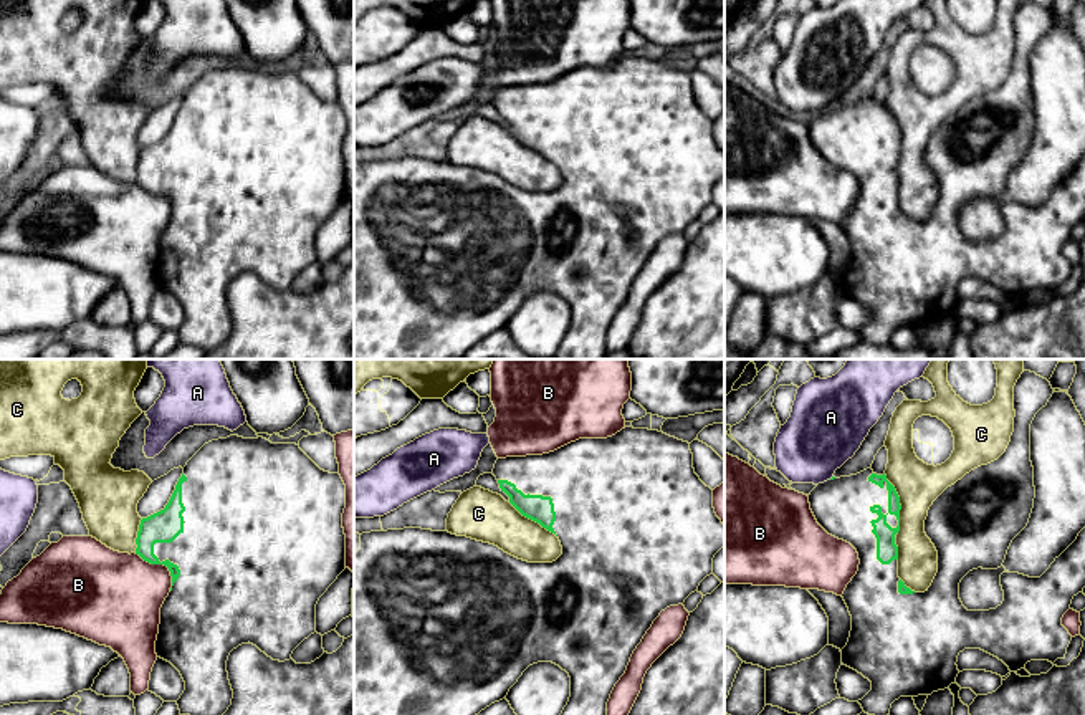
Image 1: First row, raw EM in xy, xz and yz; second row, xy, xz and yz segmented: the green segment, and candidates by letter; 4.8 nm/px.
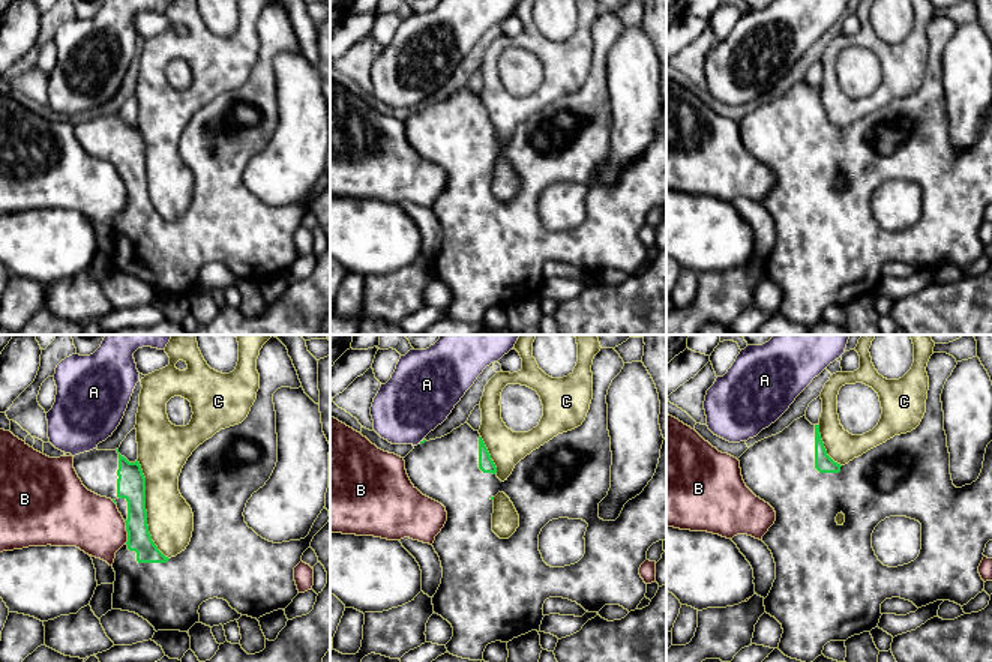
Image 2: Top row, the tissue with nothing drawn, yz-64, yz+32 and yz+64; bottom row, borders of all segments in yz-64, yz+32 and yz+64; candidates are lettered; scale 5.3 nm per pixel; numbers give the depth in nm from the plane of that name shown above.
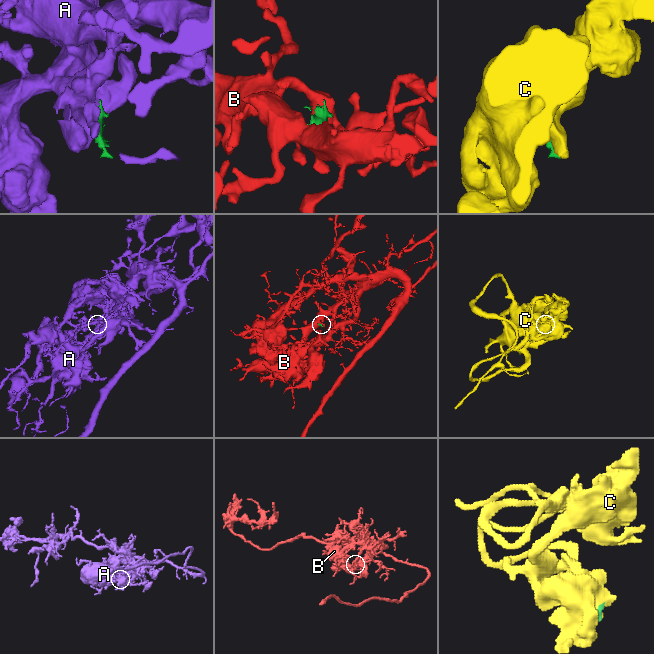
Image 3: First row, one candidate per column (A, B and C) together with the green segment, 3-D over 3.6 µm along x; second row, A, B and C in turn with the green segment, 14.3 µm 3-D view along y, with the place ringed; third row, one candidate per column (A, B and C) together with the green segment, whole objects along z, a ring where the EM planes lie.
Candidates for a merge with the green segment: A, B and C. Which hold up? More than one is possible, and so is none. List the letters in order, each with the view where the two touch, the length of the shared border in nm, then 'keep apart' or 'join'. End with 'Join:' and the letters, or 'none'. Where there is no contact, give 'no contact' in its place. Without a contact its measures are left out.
A: no contact; keep apart
B: contact in xy; length 260 nm; keep apart
C: contact in yz; length 300 nm; keep apart
Join: none

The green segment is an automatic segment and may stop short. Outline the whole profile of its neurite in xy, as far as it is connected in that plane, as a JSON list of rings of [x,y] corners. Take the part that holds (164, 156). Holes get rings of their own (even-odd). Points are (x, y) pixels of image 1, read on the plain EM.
[[[230,65],[205,73],[184,96],[175,119],[164,139],[142,147],[136,167],[136,184],[151,194],[164,194],[172,205],[172,220],[160,237],[160,253],[155,270],[157,286],[170,291],[182,305],[185,319],[177,329],[180,344],[197,346],[208,353],[222,346],[232,334],[233,319],[228,310],[227,290],[233,278],[253,273],[273,290],[289,290],[293,280],[316,262],[316,233],[327,217],[346,199],[346,164],[342,142],[346,137],[346,114],[339,103],[321,99],[296,73],[271,73],[270,70]]]

